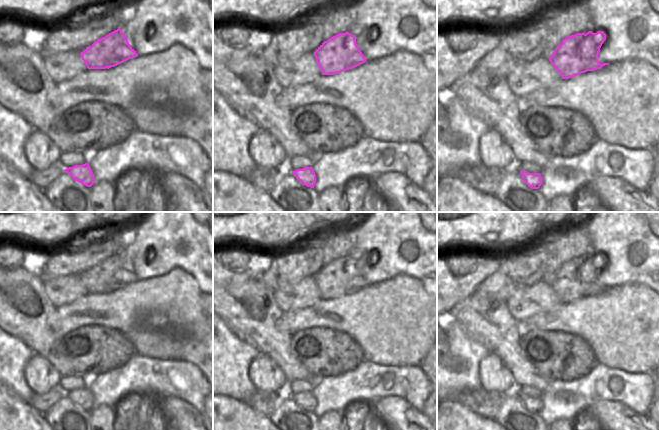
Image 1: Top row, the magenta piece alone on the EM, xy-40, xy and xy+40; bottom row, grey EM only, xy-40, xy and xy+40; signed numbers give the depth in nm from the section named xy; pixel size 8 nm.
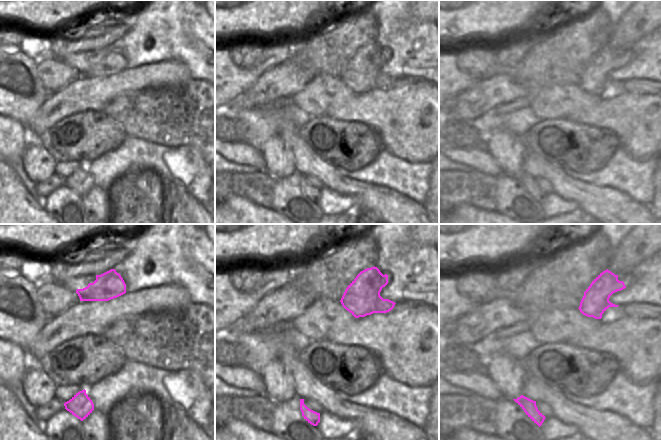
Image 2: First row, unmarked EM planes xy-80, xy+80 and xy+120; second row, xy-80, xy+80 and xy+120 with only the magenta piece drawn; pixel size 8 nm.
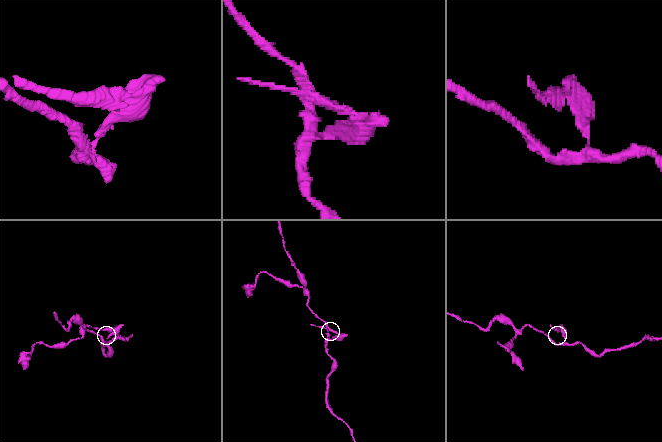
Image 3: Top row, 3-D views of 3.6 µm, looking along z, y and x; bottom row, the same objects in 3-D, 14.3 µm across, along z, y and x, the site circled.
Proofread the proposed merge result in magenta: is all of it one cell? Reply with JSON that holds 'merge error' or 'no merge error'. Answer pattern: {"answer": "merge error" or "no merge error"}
{"answer": "merge error"}

